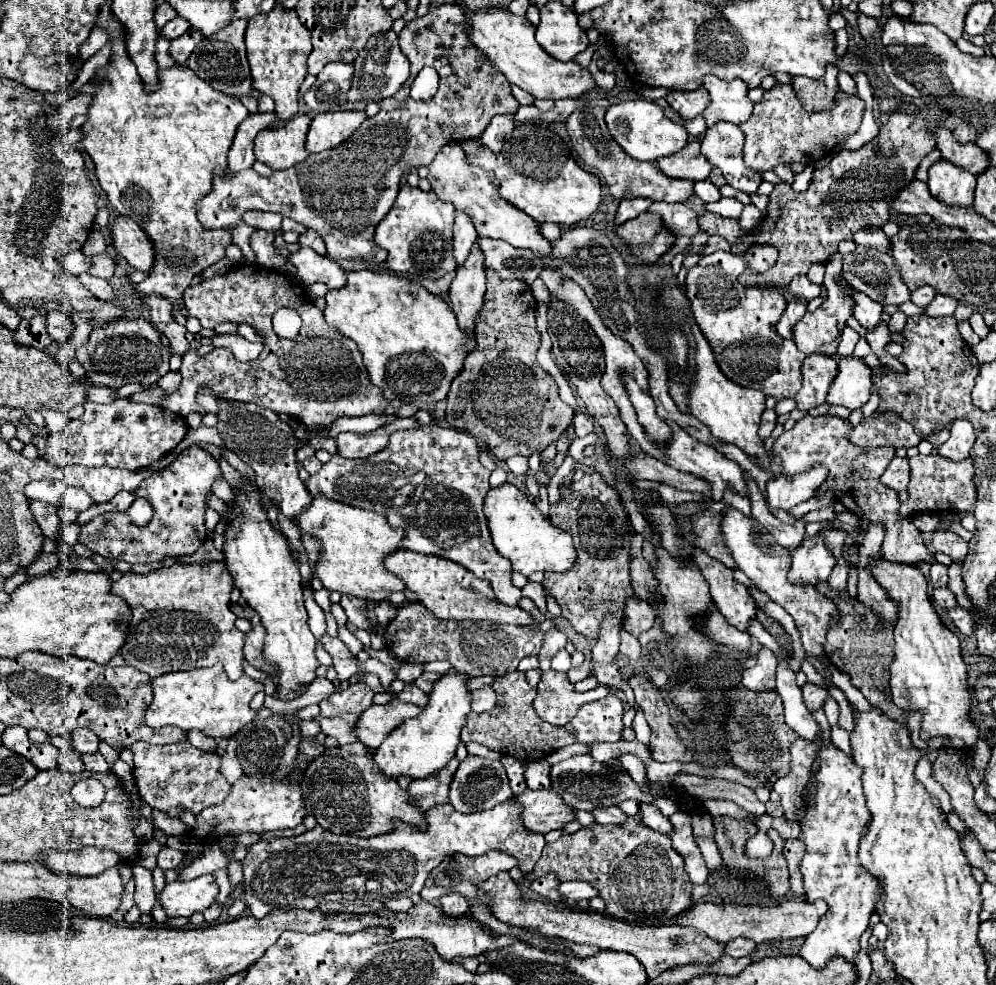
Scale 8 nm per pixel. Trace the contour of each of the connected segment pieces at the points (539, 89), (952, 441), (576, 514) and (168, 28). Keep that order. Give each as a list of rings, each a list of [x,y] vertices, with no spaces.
[[[488,10],[478,14],[468,12],[468,28],[470,28],[470,40],[488,54],[494,68],[498,68],[508,78],[510,84],[520,86],[534,98],[540,100],[582,98],[586,92],[592,92],[596,88],[594,76],[590,74],[588,68],[582,68],[574,60],[560,62],[550,54],[546,54],[534,38],[536,28],[524,16],[516,16],[508,10]]]
[[[954,420],[952,428],[950,428],[950,438],[938,448],[938,454],[948,460],[956,460],[956,462],[966,460],[974,440],[976,440],[976,436],[974,436],[972,424],[964,422],[964,420]]]
[[[596,470],[592,474],[584,474],[578,482],[574,480],[570,486],[560,486],[560,500],[552,504],[548,512],[554,526],[558,524],[572,534],[578,550],[578,562],[566,574],[544,574],[544,588],[560,604],[562,616],[586,638],[598,638],[598,622],[606,610],[618,610],[618,614],[624,616],[624,598],[634,594],[626,556],[630,548],[630,534],[620,512],[624,512],[620,496]]]
[[[176,16],[174,20],[170,20],[170,22],[160,30],[160,34],[162,34],[164,38],[168,38],[168,40],[176,40],[176,38],[178,38],[178,36],[182,36],[188,28],[190,28],[190,26],[188,26],[188,22],[186,22],[184,18]]]

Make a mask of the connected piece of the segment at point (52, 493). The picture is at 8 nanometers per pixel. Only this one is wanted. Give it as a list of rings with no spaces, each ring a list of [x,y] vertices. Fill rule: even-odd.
[[[32,480],[26,488],[24,494],[32,500],[44,500],[44,502],[54,502],[60,506],[60,496],[64,492],[64,482],[62,480]]]

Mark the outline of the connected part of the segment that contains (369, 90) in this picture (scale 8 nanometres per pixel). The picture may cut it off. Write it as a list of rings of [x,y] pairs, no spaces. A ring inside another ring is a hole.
[[[392,30],[372,34],[364,46],[364,50],[354,60],[354,82],[348,94],[350,102],[380,102],[394,92],[408,80],[410,64],[408,58],[402,54],[398,46],[398,36]]]

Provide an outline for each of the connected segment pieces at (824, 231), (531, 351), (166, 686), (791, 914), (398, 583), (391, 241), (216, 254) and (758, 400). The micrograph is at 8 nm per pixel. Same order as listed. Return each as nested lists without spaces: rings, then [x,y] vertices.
[[[918,106],[918,112],[894,112],[880,134],[854,152],[840,152],[830,166],[814,170],[808,190],[794,192],[790,184],[774,186],[770,194],[768,214],[756,234],[748,234],[738,226],[738,220],[728,220],[716,214],[700,216],[700,230],[718,234],[732,246],[732,254],[744,254],[750,244],[770,244],[778,250],[778,260],[768,270],[768,286],[784,288],[798,274],[806,274],[816,262],[826,262],[836,250],[840,240],[848,240],[862,226],[882,226],[888,222],[888,210],[898,190],[914,180],[918,164],[936,148],[934,128],[950,114],[940,106]]]
[[[486,270],[488,274],[488,288],[484,306],[476,318],[476,338],[478,350],[466,358],[464,372],[452,382],[448,394],[448,408],[446,408],[446,422],[452,428],[464,430],[478,438],[492,456],[504,460],[510,456],[532,456],[534,452],[542,452],[552,442],[560,438],[566,426],[574,418],[574,410],[560,400],[558,386],[554,378],[538,364],[536,352],[540,346],[540,334],[536,330],[534,314],[536,314],[536,300],[526,282],[520,280],[502,280],[494,270]]]
[[[222,666],[214,668],[196,668],[190,672],[174,672],[164,674],[162,678],[152,680],[154,688],[154,702],[146,710],[146,724],[152,728],[160,726],[178,726],[182,730],[198,728],[206,736],[212,738],[230,738],[238,732],[244,724],[256,718],[256,710],[250,708],[250,700],[254,694],[264,690],[264,684],[252,680],[250,676],[242,674],[236,682],[228,680]]]
[[[784,900],[778,902],[770,908],[760,908],[760,906],[738,906],[738,904],[696,904],[692,910],[682,912],[676,916],[678,924],[692,926],[698,932],[706,934],[712,940],[720,940],[726,944],[728,940],[734,940],[738,936],[746,936],[754,940],[756,944],[766,942],[766,940],[792,940],[792,938],[806,938],[818,924],[818,920],[828,912],[826,902],[816,900],[816,902],[806,902],[806,900]]]
[[[314,498],[308,512],[300,514],[298,520],[300,530],[322,540],[324,552],[316,566],[316,576],[322,580],[324,588],[374,602],[388,600],[392,592],[406,590],[404,582],[384,568],[384,558],[402,548],[406,532],[390,526],[382,514],[330,502],[328,498]]]
[[[408,184],[400,186],[398,198],[386,218],[376,226],[376,244],[388,252],[386,266],[396,274],[418,274],[422,278],[438,280],[456,270],[452,256],[452,222],[454,206],[442,202],[432,190],[422,192]]]
[[[104,4],[102,10],[98,12],[98,24],[104,26],[104,28],[108,30],[108,34],[110,34],[112,56],[110,56],[108,66],[104,66],[104,68],[100,68],[100,70],[96,72],[98,76],[104,76],[104,82],[98,86],[98,90],[96,90],[96,94],[94,94],[94,100],[92,100],[90,108],[88,108],[88,120],[86,120],[86,124],[82,126],[82,130],[86,132],[86,138],[82,140],[82,146],[84,146],[84,150],[90,154],[90,158],[92,158],[94,164],[96,164],[98,182],[100,182],[102,190],[108,194],[110,204],[112,204],[120,214],[130,216],[134,222],[138,222],[138,226],[140,226],[140,228],[146,232],[146,236],[152,240],[152,246],[154,246],[154,266],[152,266],[148,278],[136,286],[138,292],[142,292],[142,294],[160,294],[160,296],[164,296],[166,300],[174,302],[176,308],[182,308],[182,292],[190,286],[192,278],[194,278],[196,274],[200,274],[204,268],[208,268],[210,264],[214,264],[214,262],[218,262],[220,258],[224,258],[224,256],[226,256],[226,246],[232,244],[230,228],[222,228],[222,230],[206,230],[206,228],[202,228],[202,224],[200,224],[198,218],[196,218],[196,204],[198,204],[198,200],[202,200],[202,198],[212,190],[212,178],[214,178],[214,176],[224,176],[224,174],[226,174],[226,170],[228,170],[226,156],[228,156],[228,150],[230,150],[230,146],[232,146],[234,134],[236,134],[236,130],[238,130],[238,124],[240,124],[250,112],[246,110],[246,106],[244,106],[238,98],[232,98],[232,96],[226,96],[226,94],[214,90],[208,82],[204,82],[202,78],[198,78],[188,66],[182,66],[182,64],[176,64],[176,66],[172,66],[172,68],[168,68],[168,70],[160,70],[160,80],[162,80],[162,82],[160,82],[160,88],[158,88],[156,92],[146,92],[144,86],[142,86],[142,80],[138,78],[138,72],[136,72],[134,62],[130,62],[130,58],[128,58],[128,54],[126,54],[126,44],[124,44],[124,42],[126,42],[126,34],[122,32],[122,28],[120,28],[120,24],[116,22],[114,14],[110,12],[108,4]]]
[[[692,322],[692,332],[696,338],[696,364],[698,370],[692,380],[690,390],[690,414],[696,416],[702,424],[706,424],[714,438],[718,438],[724,444],[736,444],[744,454],[750,458],[756,458],[756,464],[760,468],[770,468],[770,452],[764,448],[764,440],[758,436],[758,424],[760,416],[764,412],[764,400],[766,396],[752,388],[742,388],[734,382],[730,382],[720,368],[714,362],[714,354],[710,350],[710,344],[706,342],[704,334],[698,330],[696,322]]]

